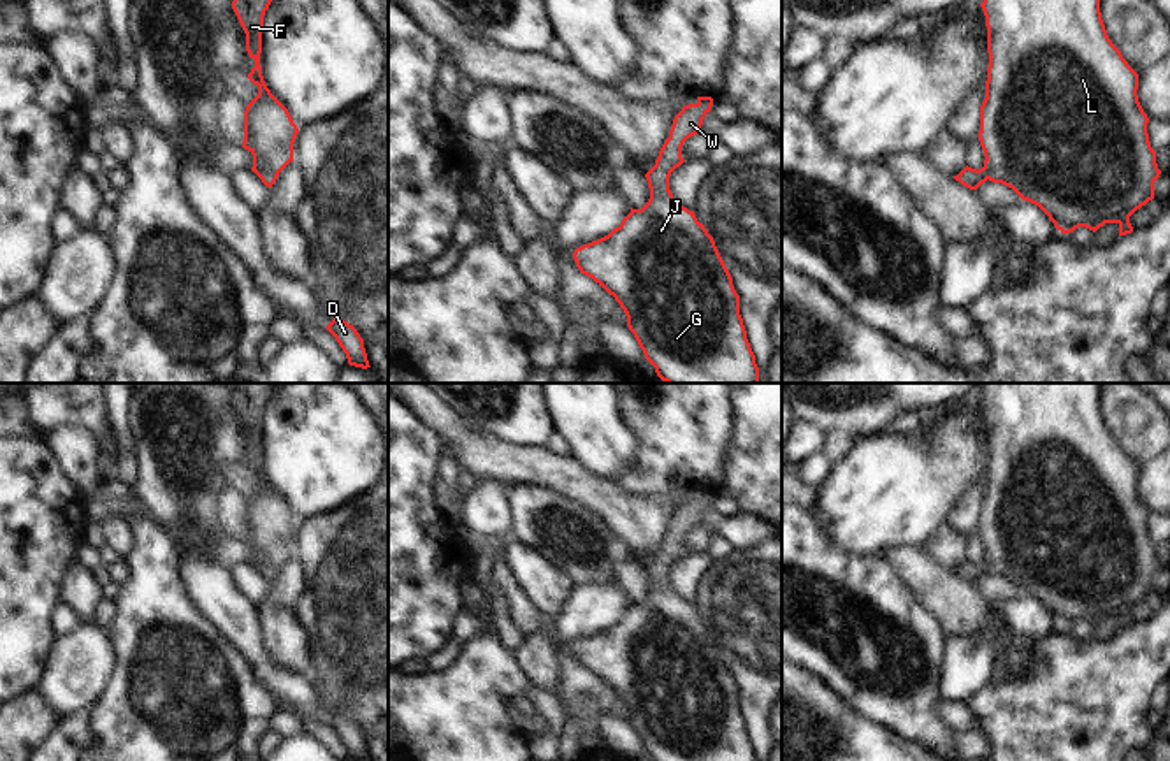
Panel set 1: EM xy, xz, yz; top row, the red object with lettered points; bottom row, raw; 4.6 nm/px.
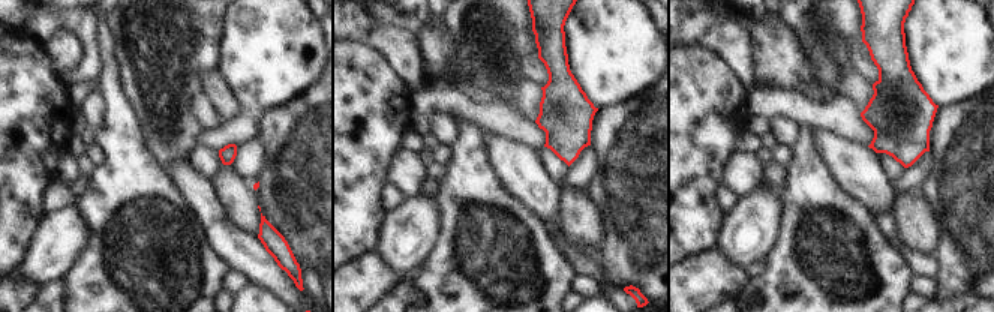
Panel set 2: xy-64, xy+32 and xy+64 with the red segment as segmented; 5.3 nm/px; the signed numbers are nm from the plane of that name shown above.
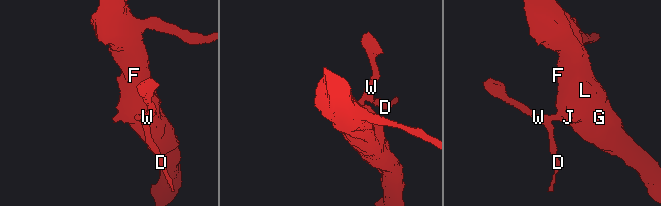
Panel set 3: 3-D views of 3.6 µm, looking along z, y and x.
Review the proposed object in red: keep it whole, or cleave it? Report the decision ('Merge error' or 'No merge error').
No merge error.

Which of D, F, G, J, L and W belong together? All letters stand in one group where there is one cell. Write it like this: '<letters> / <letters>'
D F G J L W

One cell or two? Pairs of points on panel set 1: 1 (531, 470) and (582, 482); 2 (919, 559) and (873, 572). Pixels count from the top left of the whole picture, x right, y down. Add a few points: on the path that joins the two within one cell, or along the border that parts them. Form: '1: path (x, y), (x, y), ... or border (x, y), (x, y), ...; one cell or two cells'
1: path (543, 470), (570, 480); one cell
2: border (881, 558), (902, 577); two cells

